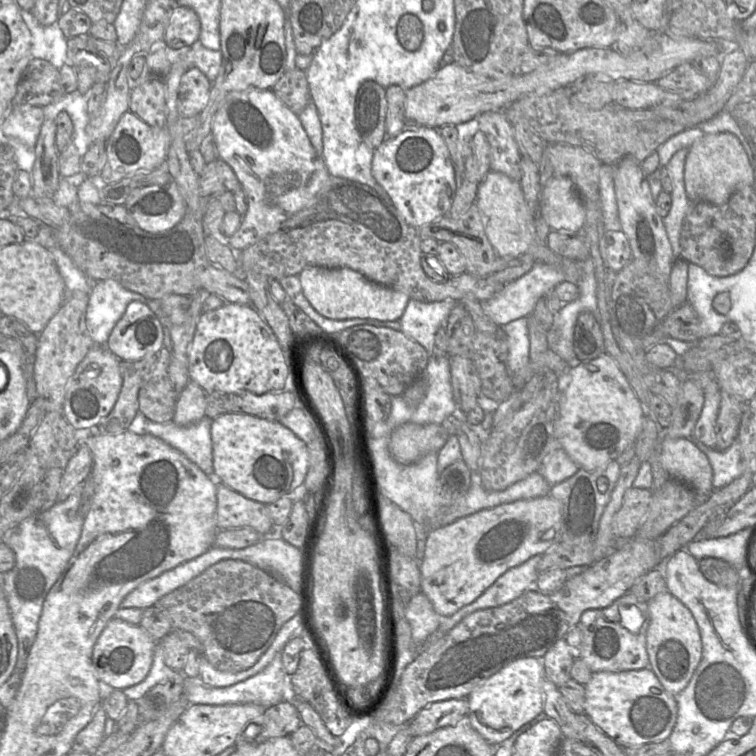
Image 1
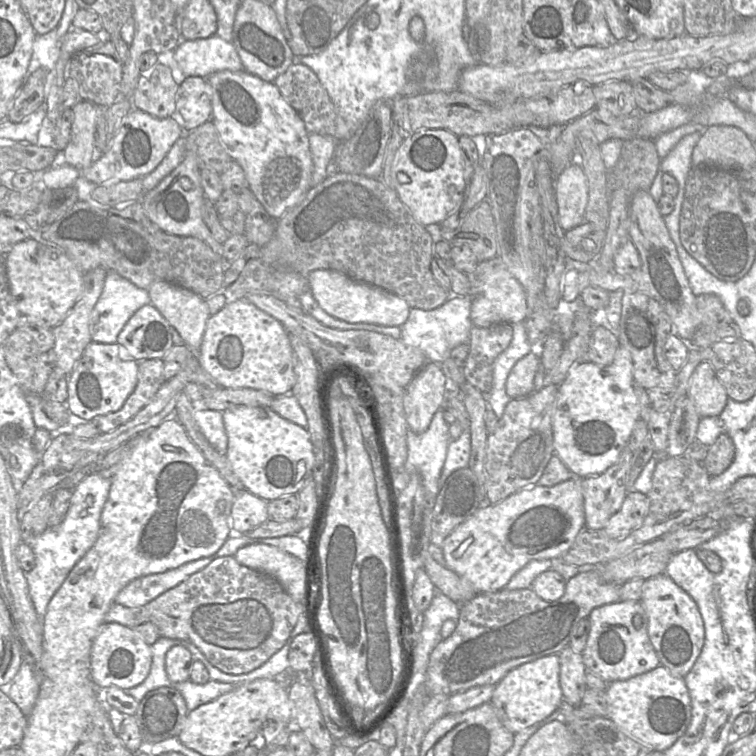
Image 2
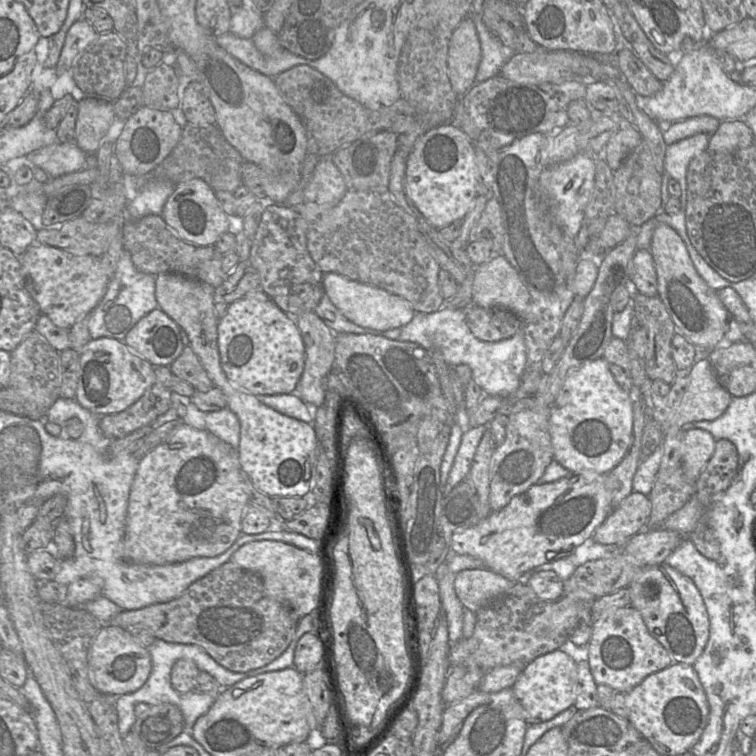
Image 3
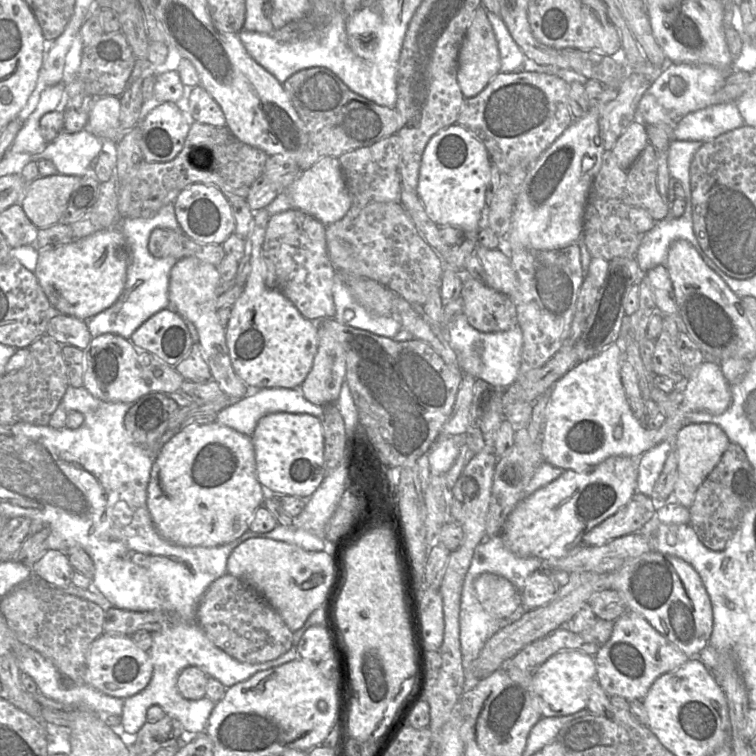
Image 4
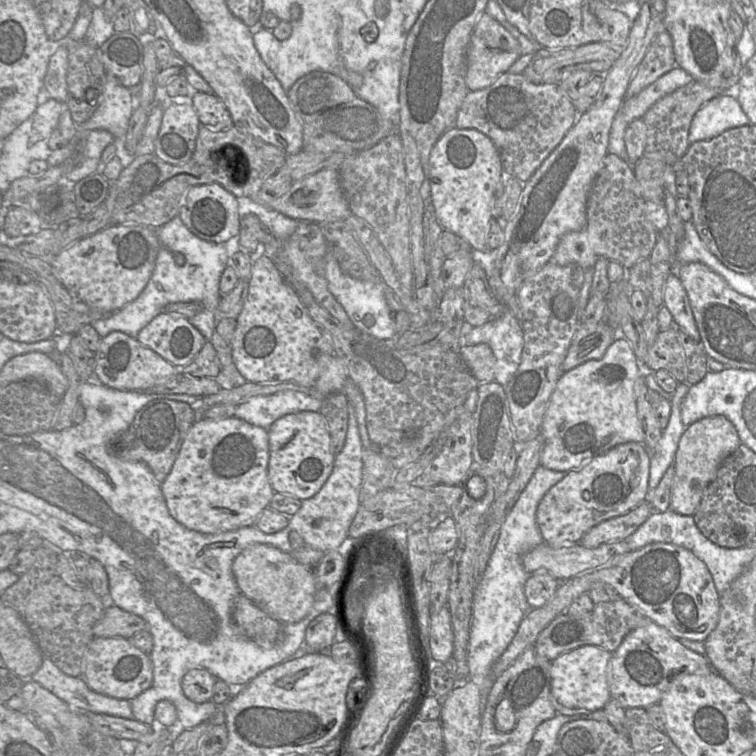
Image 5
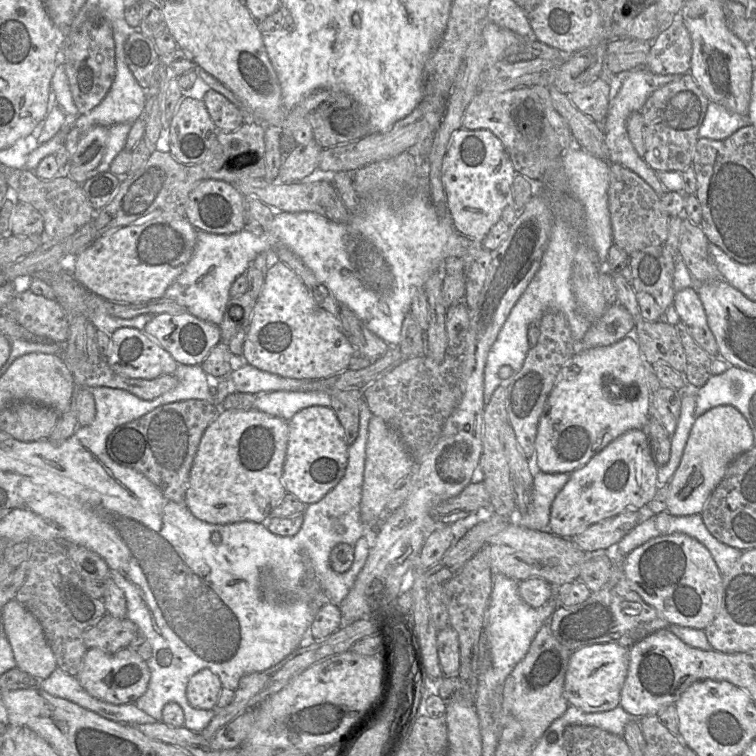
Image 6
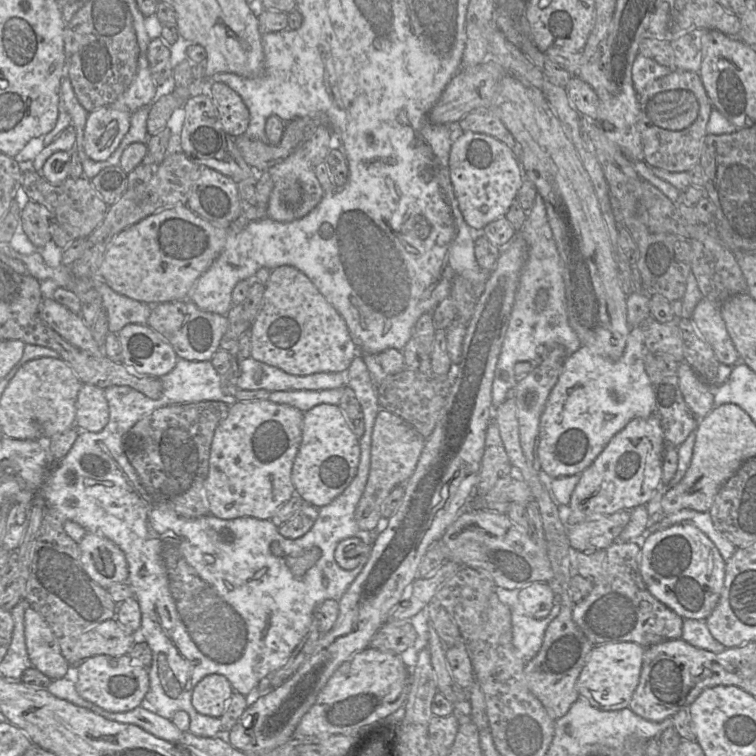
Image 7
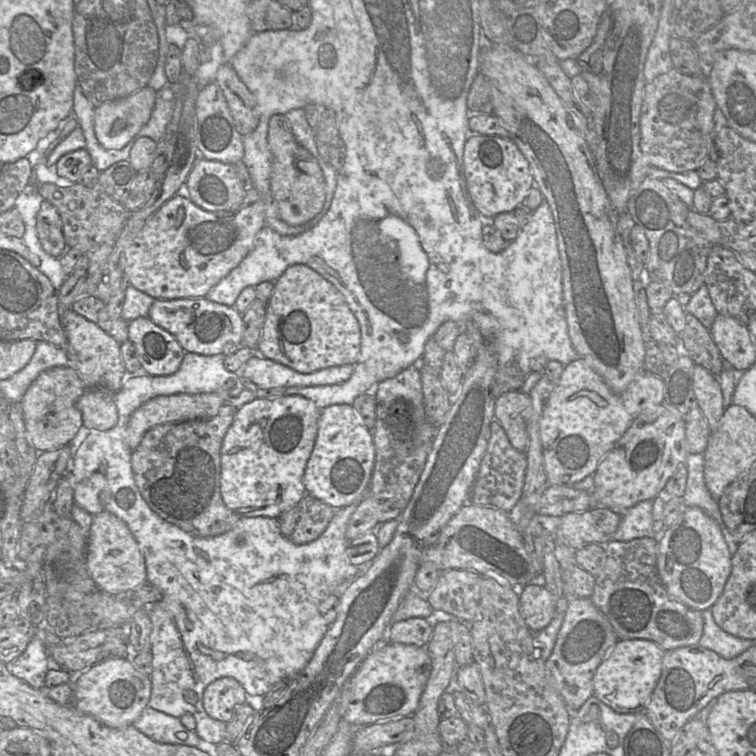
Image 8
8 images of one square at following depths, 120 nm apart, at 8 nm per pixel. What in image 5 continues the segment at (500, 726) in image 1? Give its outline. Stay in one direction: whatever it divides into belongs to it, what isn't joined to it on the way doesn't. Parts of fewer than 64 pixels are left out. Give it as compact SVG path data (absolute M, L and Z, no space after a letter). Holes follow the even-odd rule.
M585 645L562 654L551 662L551 702L558 714L572 716L603 709L612 698L607 669L612 653L594 645Z

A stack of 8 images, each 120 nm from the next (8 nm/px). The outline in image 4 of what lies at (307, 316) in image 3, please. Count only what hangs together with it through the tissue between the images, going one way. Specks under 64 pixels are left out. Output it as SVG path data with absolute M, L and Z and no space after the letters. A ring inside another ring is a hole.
M318 323L319 345L312 368L299 386L311 403L324 407L335 403L346 379L346 357L341 344Z

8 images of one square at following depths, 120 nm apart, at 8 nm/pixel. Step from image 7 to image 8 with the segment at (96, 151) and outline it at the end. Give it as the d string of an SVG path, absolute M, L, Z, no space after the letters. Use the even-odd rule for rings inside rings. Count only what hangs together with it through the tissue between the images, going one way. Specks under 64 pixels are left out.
M145 86L135 93L105 102L94 109L94 132L106 150L119 150L133 139L149 120L156 91Z

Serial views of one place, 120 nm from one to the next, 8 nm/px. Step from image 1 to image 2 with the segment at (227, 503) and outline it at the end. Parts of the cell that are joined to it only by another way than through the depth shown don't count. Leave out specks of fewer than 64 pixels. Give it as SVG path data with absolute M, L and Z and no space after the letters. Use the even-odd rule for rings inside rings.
M246 489L234 490L234 499L230 512L230 526L232 533L248 533L253 528L269 519L268 502Z

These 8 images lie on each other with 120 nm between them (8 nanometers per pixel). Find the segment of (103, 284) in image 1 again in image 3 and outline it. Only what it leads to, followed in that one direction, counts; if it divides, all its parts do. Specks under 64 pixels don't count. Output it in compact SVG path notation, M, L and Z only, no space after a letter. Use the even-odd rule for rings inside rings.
M123 249L104 296L89 315L88 330L90 339L109 337L123 341L129 330L142 317L158 308L155 297L156 276L138 271L129 252Z

